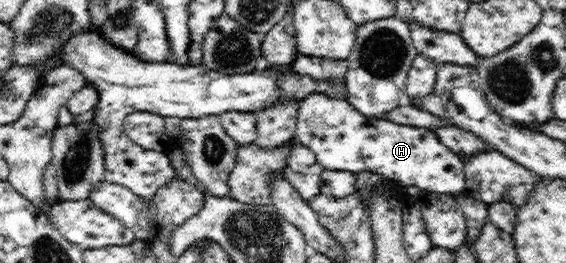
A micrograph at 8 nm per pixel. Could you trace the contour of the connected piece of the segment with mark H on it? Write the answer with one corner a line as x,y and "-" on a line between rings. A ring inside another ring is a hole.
312,93
298,103
294,138
312,150
324,170
373,171
400,186
415,185
418,189
439,194
463,194
465,188
462,157
440,143
432,131
386,119
366,117
346,99

